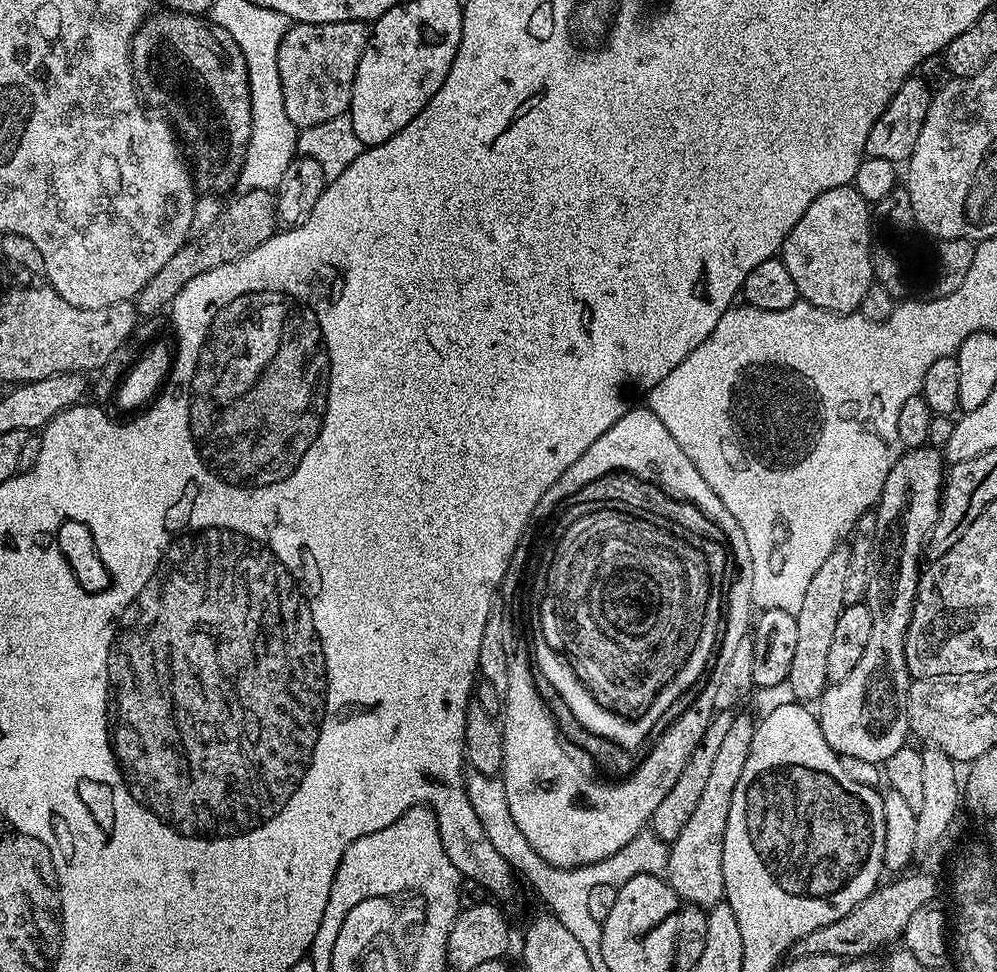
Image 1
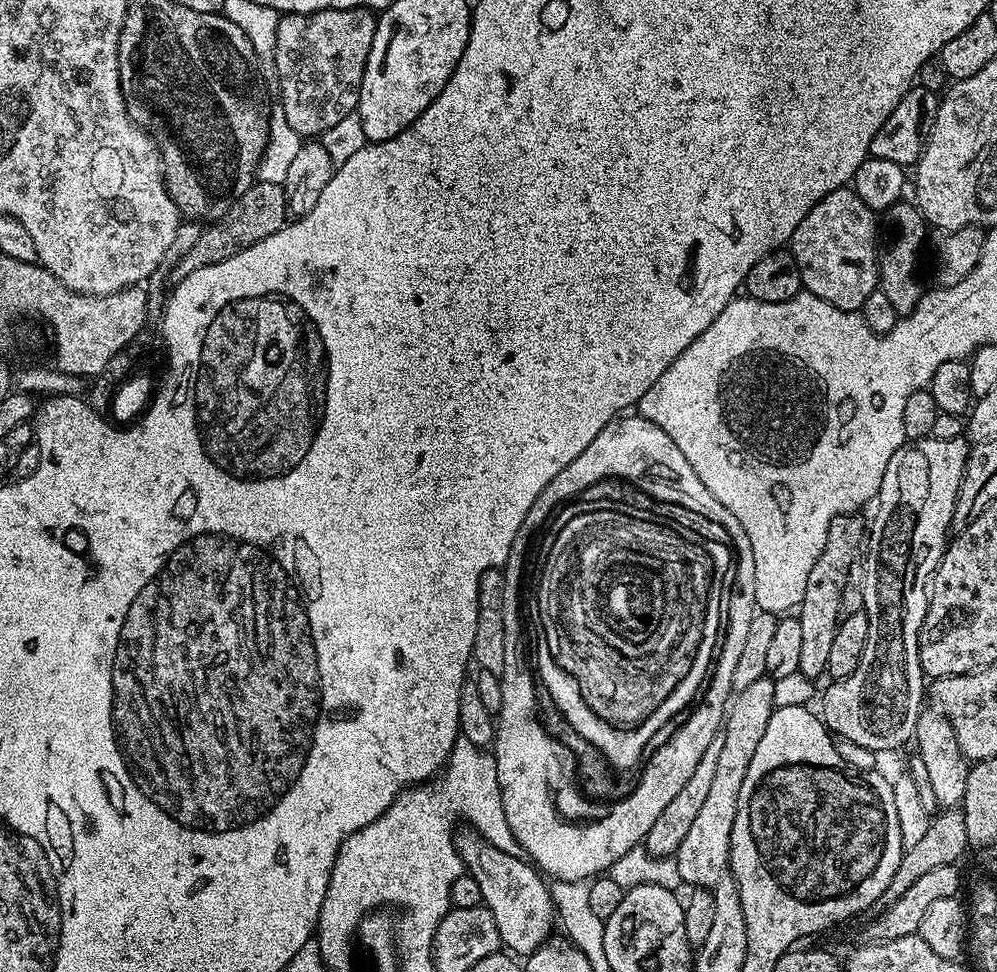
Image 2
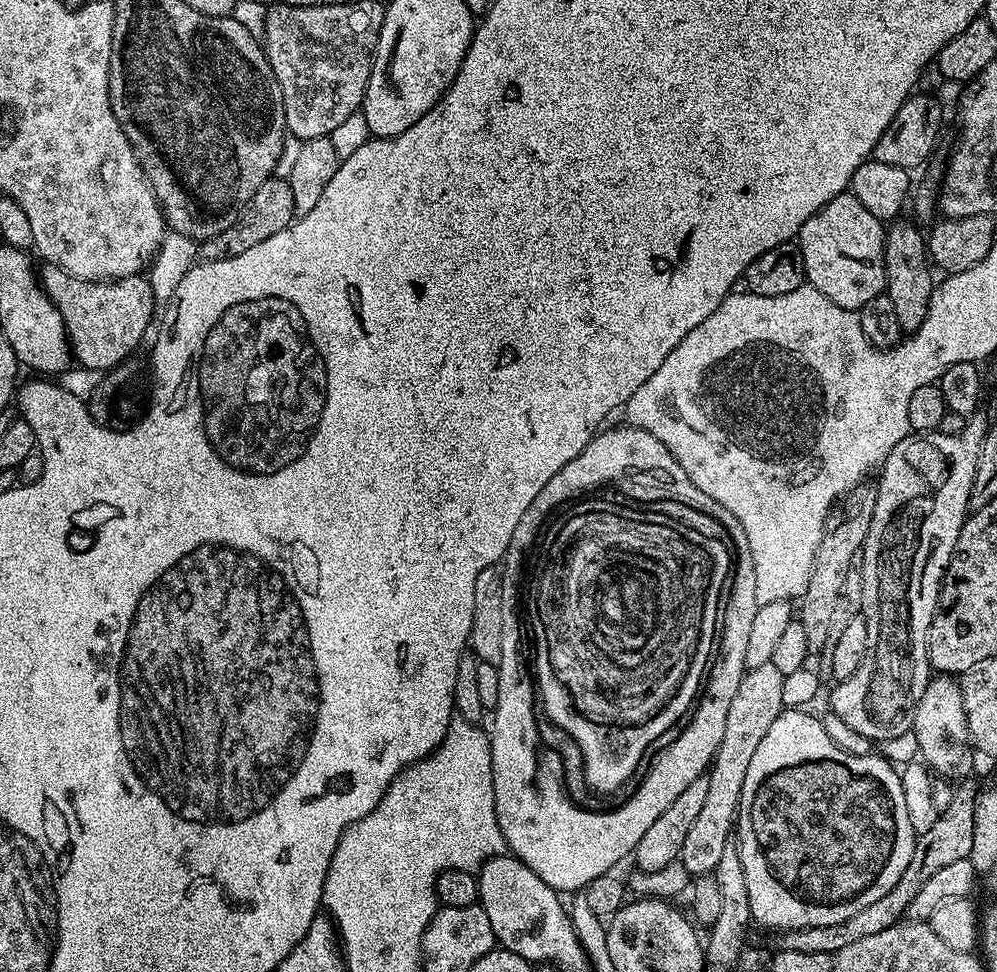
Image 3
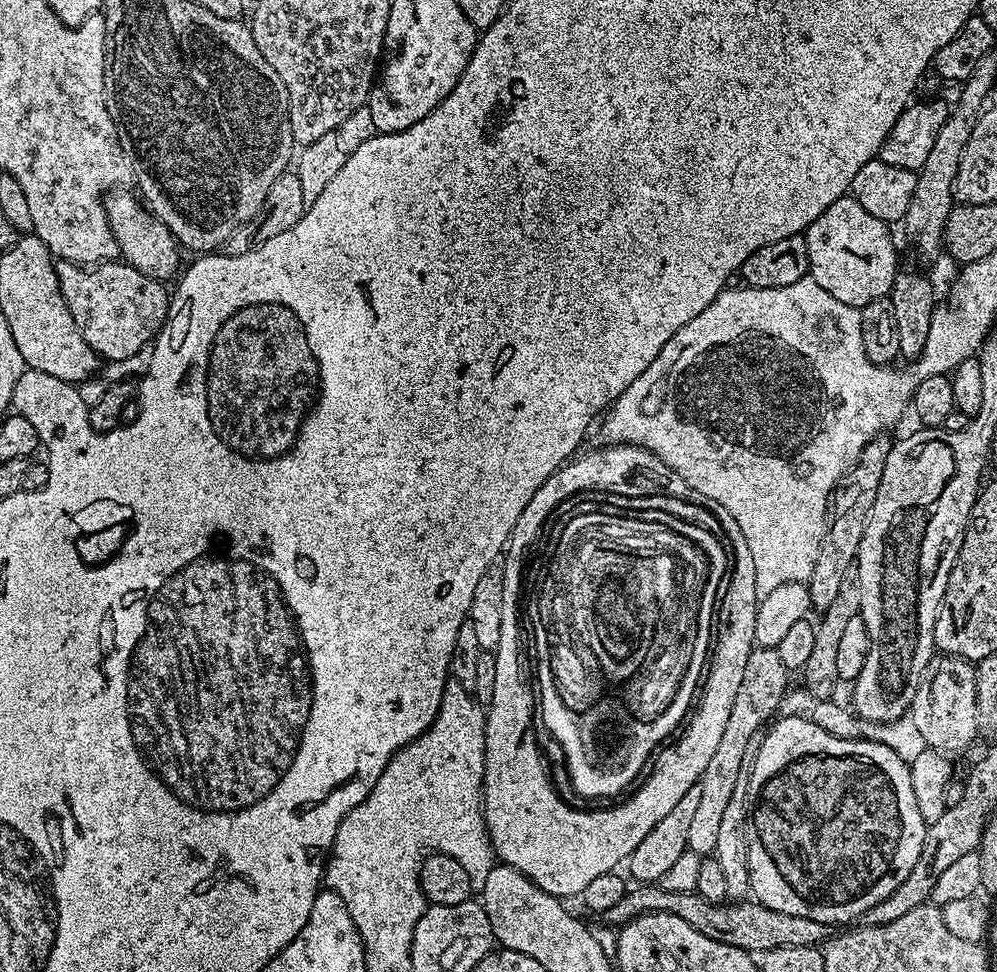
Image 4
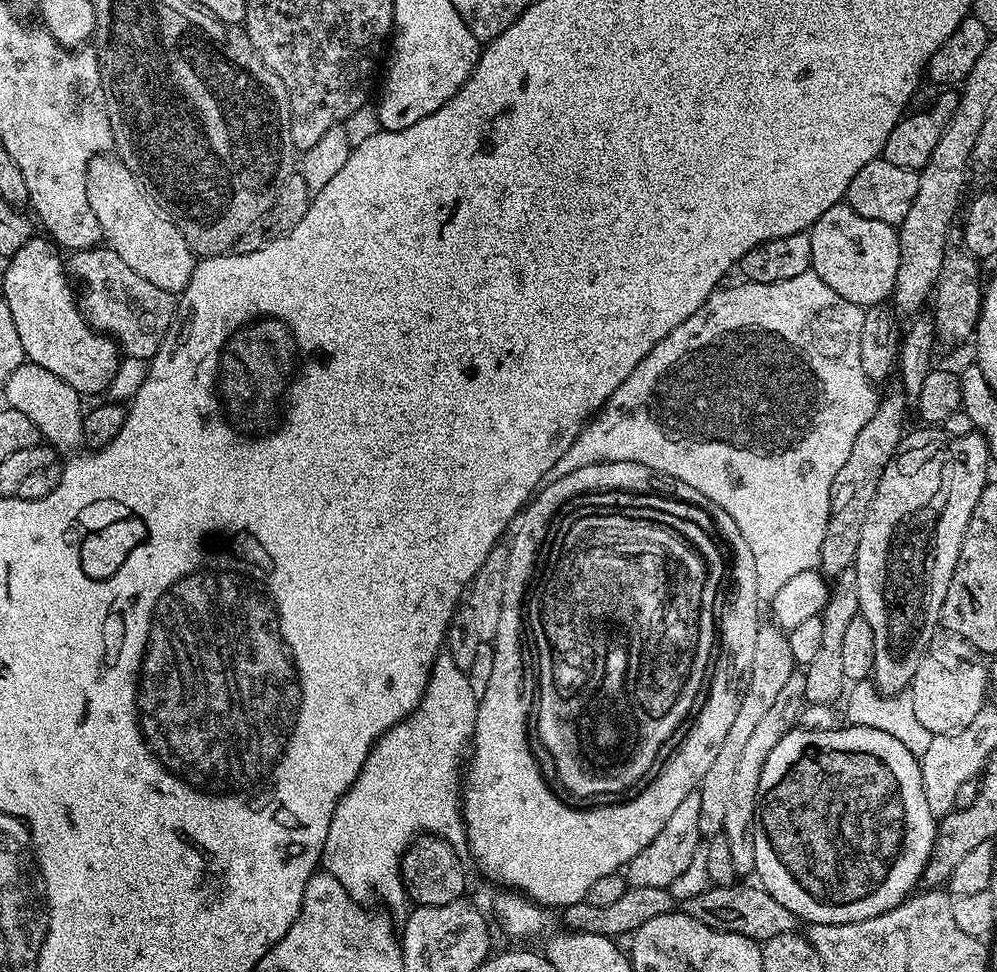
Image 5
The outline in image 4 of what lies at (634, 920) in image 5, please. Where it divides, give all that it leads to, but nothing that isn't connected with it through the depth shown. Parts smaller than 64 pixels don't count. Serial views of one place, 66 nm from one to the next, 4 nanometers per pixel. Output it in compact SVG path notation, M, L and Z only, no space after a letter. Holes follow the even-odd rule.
M659 883L640 884L632 887L625 891L624 896L615 906L610 906L610 910L606 910L602 914L602 920L605 925L623 926L631 920L637 920L640 916L654 914L655 912L674 914L674 918L682 918L682 922L690 922L690 926L694 926L694 930L698 930L715 940L721 940L723 944L733 944L753 954L763 954L774 950L778 946L810 946L814 948L823 945L824 941L829 939L830 936L829 925L822 922L814 922L814 918L802 918L798 914L782 914L782 910L770 910L764 904L755 902L717 902L702 898L697 891L679 892L678 890L666 890L660 887Z

